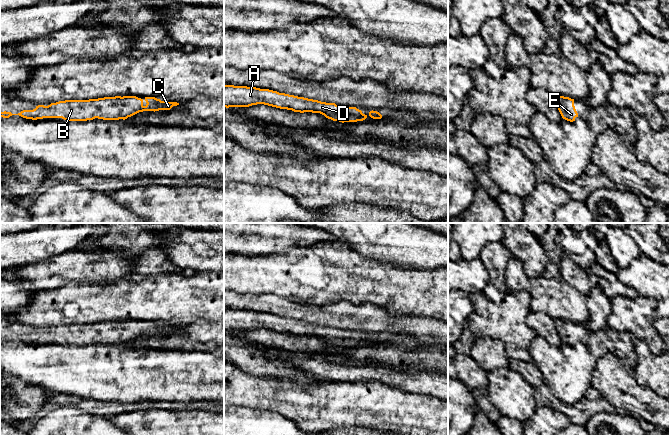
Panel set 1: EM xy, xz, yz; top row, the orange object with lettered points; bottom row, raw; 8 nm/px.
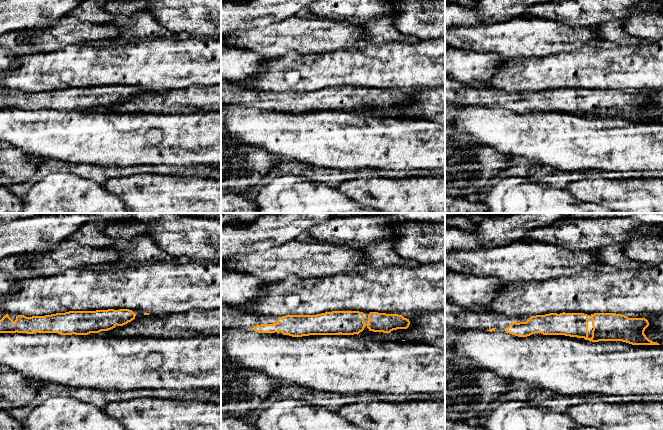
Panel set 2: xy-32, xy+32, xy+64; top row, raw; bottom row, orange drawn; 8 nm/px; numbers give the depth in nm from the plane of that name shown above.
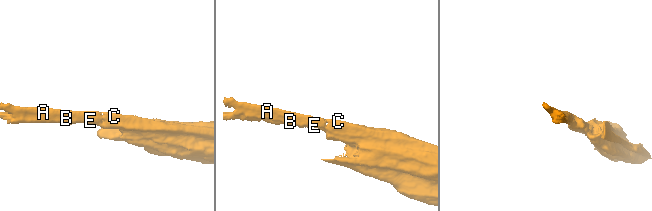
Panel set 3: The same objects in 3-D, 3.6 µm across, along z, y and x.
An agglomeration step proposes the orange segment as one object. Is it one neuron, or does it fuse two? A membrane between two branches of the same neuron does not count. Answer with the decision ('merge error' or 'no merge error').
no merge error

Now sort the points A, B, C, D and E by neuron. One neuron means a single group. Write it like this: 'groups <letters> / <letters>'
groups A B C D E

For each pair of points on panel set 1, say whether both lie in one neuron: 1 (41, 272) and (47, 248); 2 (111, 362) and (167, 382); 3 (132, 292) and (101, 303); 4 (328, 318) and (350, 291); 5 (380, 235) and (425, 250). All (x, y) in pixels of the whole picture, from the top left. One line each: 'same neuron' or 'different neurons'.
1: different neurons
2: same neuron
3: same neuron
4: different neurons
5: same neuron

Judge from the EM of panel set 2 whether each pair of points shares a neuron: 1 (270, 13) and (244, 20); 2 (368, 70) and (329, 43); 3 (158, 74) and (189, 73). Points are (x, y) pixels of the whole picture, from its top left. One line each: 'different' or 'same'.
1: same
2: different
3: same

